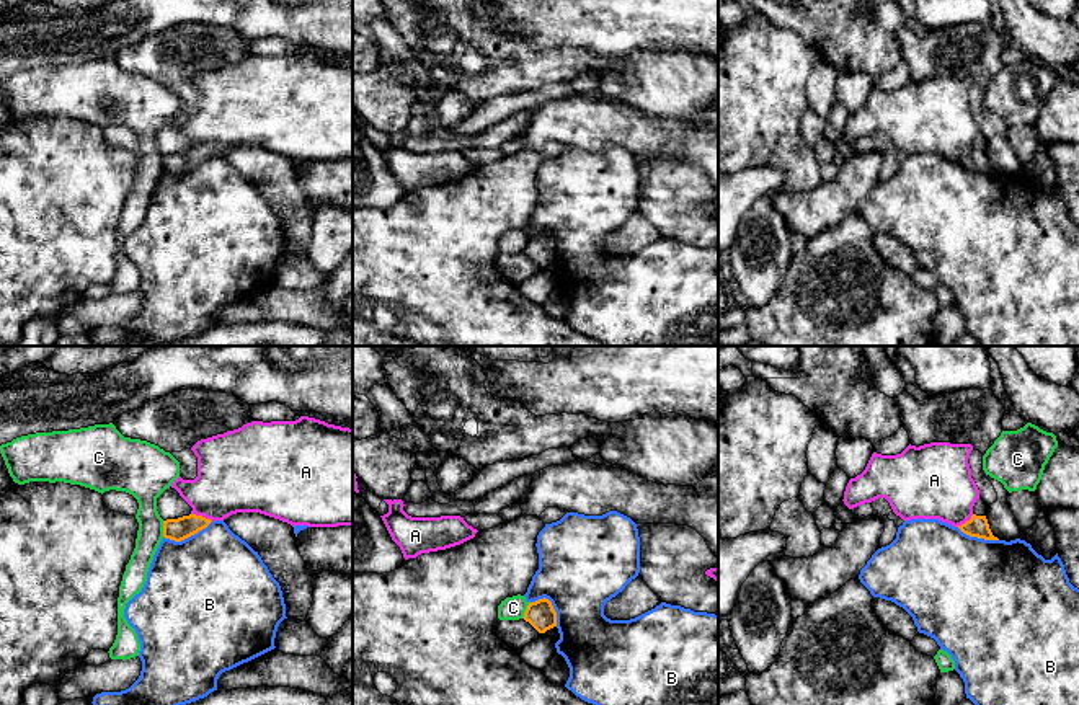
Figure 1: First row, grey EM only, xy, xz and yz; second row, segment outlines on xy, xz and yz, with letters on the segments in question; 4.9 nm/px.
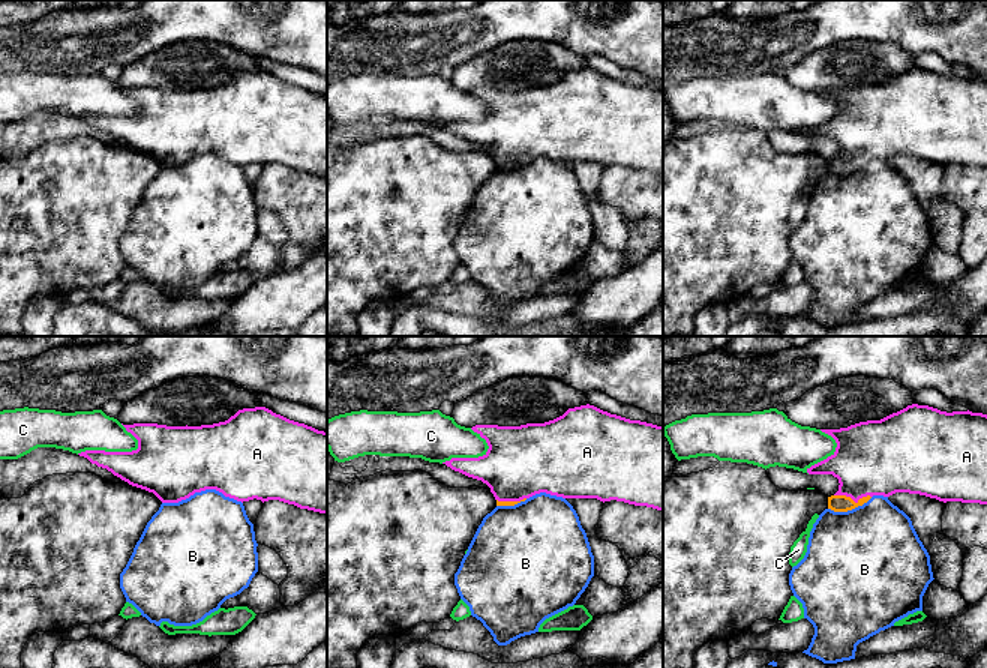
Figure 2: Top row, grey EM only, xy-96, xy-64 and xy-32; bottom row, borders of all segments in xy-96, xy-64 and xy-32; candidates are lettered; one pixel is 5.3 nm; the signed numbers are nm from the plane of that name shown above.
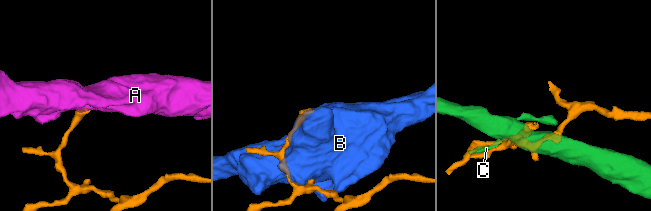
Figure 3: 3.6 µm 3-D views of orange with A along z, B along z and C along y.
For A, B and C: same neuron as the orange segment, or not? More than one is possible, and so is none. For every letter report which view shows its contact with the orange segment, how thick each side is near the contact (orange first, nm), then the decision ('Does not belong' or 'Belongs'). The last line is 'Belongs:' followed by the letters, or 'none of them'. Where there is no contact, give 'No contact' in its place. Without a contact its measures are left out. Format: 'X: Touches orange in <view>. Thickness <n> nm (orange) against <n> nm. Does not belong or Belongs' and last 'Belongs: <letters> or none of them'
A: Touches orange in xy. Thickness 110 nm (orange) against 360 nm. Belongs
B: Touches orange in xy. Thickness 110 nm (orange) against 480 nm. Does not belong
C: Touches orange in xy. Thickness 110 nm (orange) against 190 nm. Does not belong
Belongs: A

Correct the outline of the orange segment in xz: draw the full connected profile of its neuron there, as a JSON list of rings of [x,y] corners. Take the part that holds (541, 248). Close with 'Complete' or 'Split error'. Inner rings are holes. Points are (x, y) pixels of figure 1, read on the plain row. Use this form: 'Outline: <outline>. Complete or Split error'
Outline: [[[539,233],[535,237],[529,237],[524,251],[539,268],[545,268],[547,264],[557,261],[557,246],[548,233]]]. Complete

